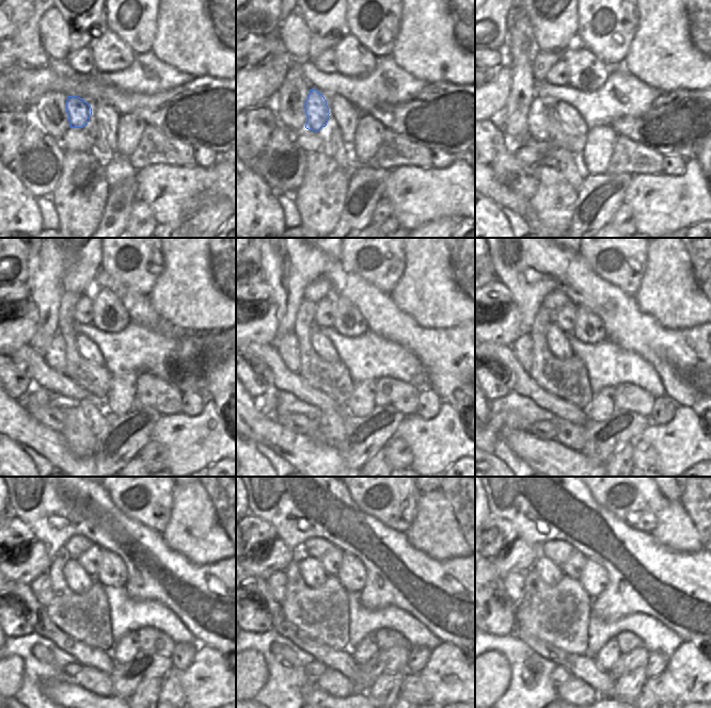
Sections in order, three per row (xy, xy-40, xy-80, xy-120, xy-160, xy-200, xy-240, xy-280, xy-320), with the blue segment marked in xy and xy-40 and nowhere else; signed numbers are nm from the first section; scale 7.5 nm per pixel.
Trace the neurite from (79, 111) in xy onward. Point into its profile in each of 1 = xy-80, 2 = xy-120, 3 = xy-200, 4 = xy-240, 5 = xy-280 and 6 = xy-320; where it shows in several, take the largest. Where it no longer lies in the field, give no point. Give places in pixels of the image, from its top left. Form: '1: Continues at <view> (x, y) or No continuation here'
1: Continues at xy-80 (539, 115)
2: Continues at xy-120 (54, 355)
3: Continues at xy-200 (522, 347)
4: Continues at xy-240 (42, 586)
5: Continues at xy-280 (277, 582)
6: Continues at xy-320 (512, 582)

